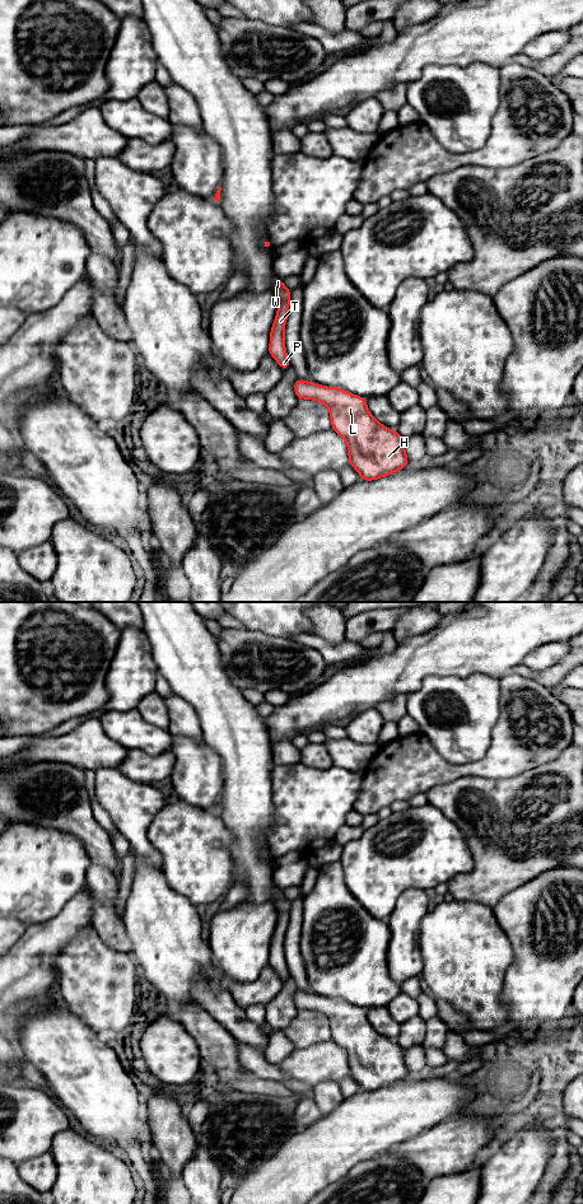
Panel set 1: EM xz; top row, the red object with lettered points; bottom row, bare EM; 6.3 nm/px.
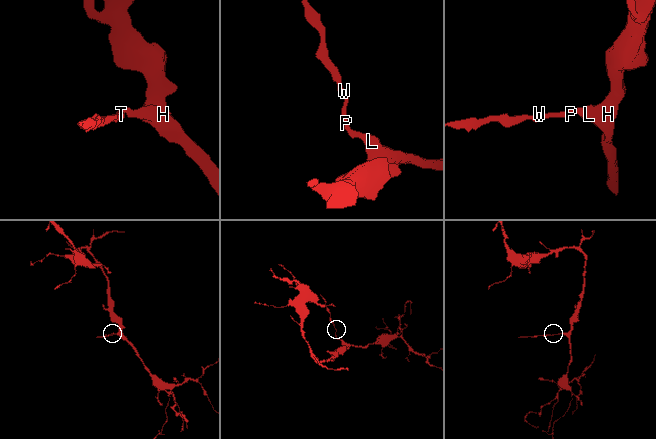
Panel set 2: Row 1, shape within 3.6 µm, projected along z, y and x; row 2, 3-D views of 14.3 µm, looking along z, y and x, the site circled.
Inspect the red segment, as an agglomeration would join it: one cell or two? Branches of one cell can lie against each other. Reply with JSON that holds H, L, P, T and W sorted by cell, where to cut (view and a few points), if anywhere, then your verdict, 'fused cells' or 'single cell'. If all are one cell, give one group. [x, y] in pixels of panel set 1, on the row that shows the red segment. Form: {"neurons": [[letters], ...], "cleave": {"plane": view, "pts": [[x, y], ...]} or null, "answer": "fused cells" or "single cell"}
{"neurons": [["H", "L", "P", "T", "W"]], "cleave": null, "answer": "single cell"}

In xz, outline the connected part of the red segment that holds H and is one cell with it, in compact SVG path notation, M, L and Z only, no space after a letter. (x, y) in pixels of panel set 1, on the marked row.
M299 378L294 381L294 392L298 400L320 401L328 407L331 429L348 442L349 465L362 480L382 479L410 463L405 438L373 417L367 398Z

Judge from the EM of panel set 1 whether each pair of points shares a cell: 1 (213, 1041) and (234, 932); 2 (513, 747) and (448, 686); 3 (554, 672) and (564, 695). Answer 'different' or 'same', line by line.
1: different
2: different
3: different

